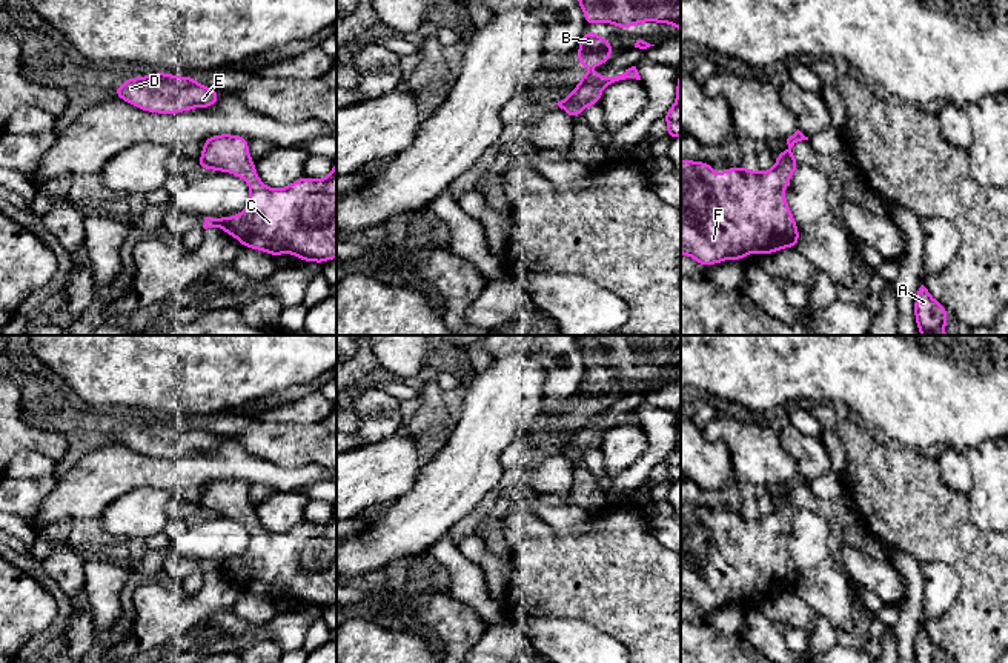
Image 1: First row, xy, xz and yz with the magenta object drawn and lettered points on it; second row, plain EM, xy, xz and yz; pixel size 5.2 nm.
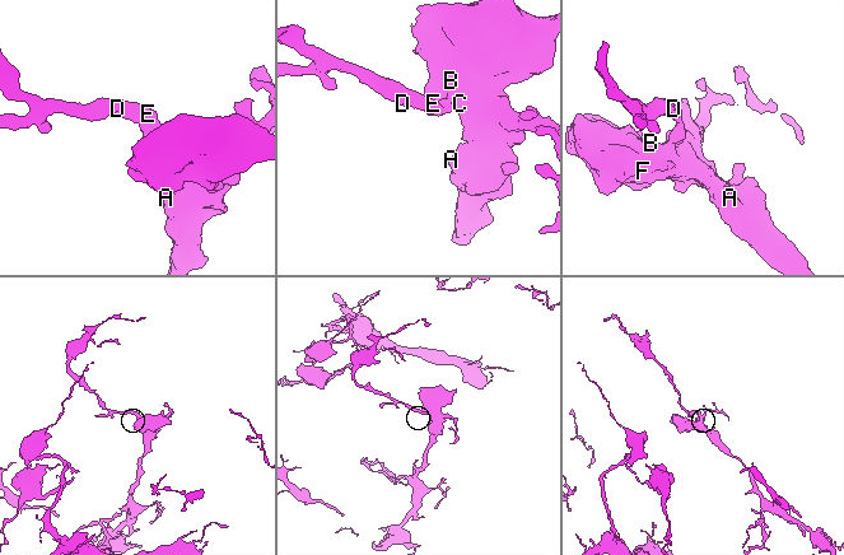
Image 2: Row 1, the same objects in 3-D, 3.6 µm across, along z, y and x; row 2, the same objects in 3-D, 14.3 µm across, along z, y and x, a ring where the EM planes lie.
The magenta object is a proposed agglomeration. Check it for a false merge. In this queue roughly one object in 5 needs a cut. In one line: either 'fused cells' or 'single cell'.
single cell

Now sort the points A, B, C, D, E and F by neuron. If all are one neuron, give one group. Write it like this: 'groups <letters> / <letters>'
groups A B C D E F

